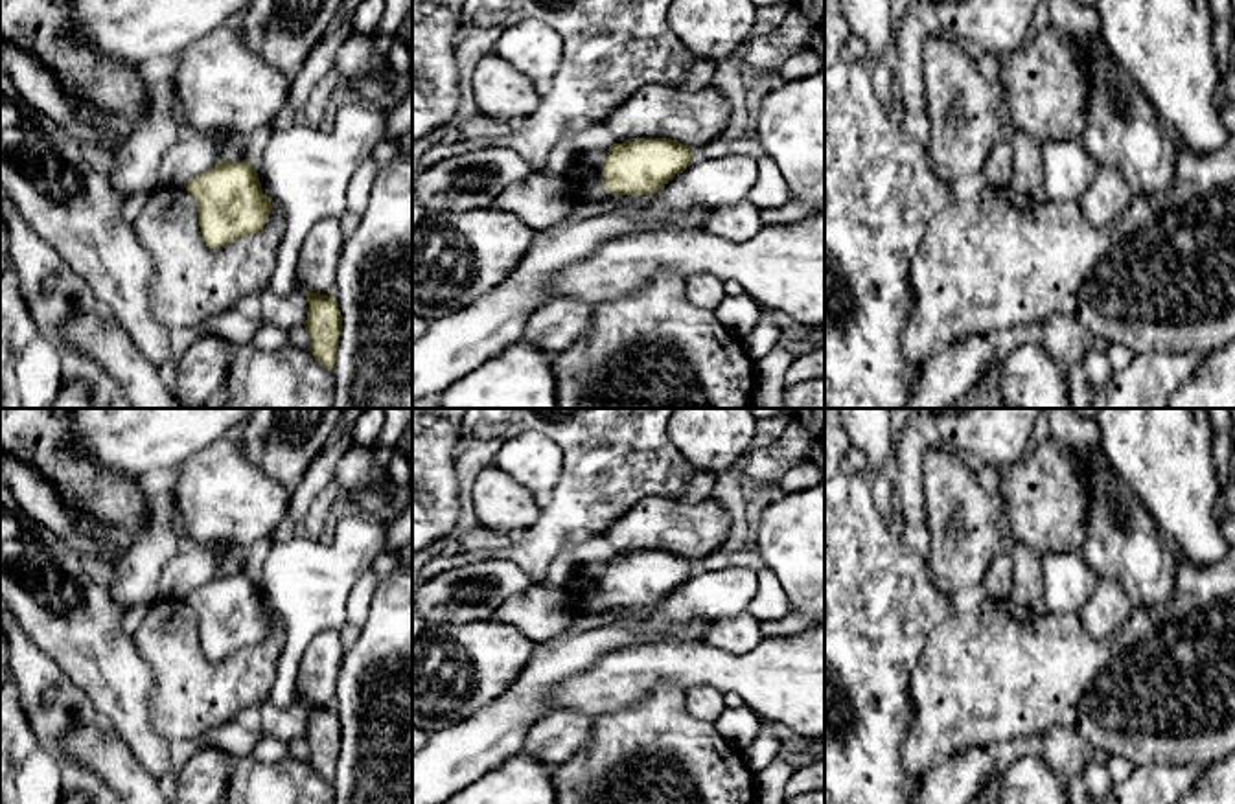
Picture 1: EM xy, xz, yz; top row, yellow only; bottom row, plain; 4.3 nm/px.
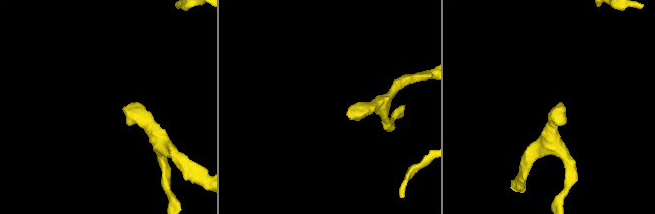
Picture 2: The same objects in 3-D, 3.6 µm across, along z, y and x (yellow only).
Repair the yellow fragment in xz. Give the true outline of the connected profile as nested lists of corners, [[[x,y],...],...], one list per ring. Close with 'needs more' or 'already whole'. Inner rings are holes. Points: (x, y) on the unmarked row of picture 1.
[[[631,550],[607,561],[602,592],[585,614],[602,614],[611,607],[655,605],[692,578],[692,557],[672,550]]]; needs more

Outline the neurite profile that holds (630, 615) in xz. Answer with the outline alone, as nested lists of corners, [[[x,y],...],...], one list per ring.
[[[657,603],[648,607],[611,607],[609,605],[604,613],[607,611],[620,611],[622,616],[617,622],[635,626],[639,622],[644,622],[650,614],[653,614],[657,611]]]

